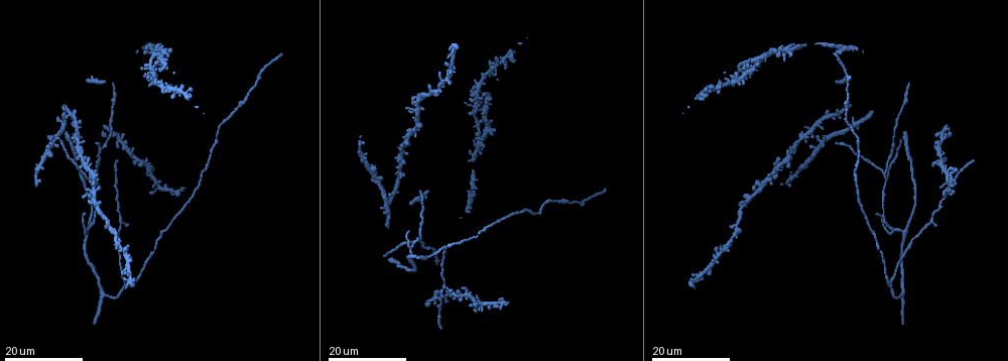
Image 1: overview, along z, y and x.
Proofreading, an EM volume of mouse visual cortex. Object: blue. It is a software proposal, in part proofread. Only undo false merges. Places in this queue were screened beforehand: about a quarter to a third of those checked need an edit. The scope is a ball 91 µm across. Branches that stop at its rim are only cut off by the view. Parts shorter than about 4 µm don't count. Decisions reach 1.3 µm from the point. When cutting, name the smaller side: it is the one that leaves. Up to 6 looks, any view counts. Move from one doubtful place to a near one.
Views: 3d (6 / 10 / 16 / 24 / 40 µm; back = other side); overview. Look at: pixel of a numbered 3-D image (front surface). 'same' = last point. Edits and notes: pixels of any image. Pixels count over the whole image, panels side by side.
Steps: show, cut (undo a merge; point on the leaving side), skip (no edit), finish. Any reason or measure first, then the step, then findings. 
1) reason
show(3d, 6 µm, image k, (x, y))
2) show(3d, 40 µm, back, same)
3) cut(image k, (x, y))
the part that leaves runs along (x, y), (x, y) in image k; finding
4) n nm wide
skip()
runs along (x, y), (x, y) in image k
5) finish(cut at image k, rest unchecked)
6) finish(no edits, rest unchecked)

four arms meet
show(3d, 24 µm, image 1, (140, 160))

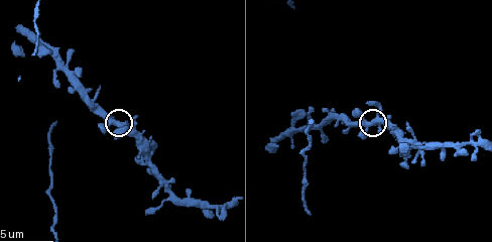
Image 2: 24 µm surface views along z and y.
show(3d, 6 µm, image 2, (368, 123))

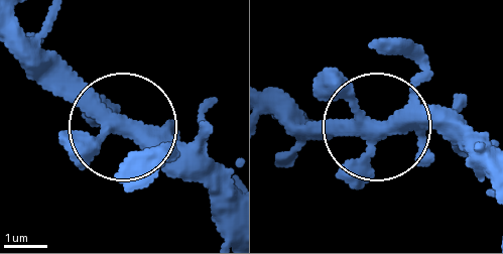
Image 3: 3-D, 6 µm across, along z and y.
340 nm wide
skip()
continuous, no second neuron

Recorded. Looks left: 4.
arms part here
show(3d, 24 µm, image 1, (449, 245))

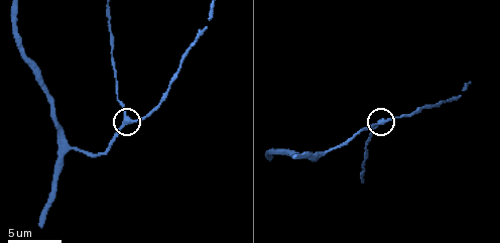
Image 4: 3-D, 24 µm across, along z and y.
show(3d, 10 µm, image 4, (386, 121))

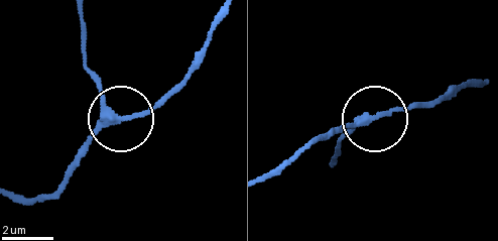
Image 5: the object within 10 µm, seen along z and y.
show(3d, 6 µm, image 5, (373, 118))

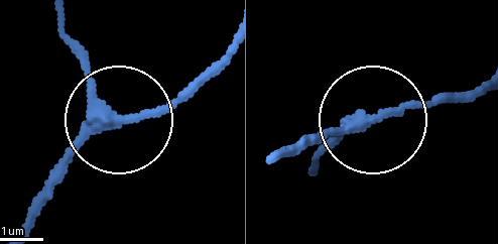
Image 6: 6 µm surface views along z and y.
skip()
runs along (22, 228), (36, 196), (116, 120), (61, 36) in image 6; one neuron here

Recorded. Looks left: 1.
finish(no edits, rest unchecked)

